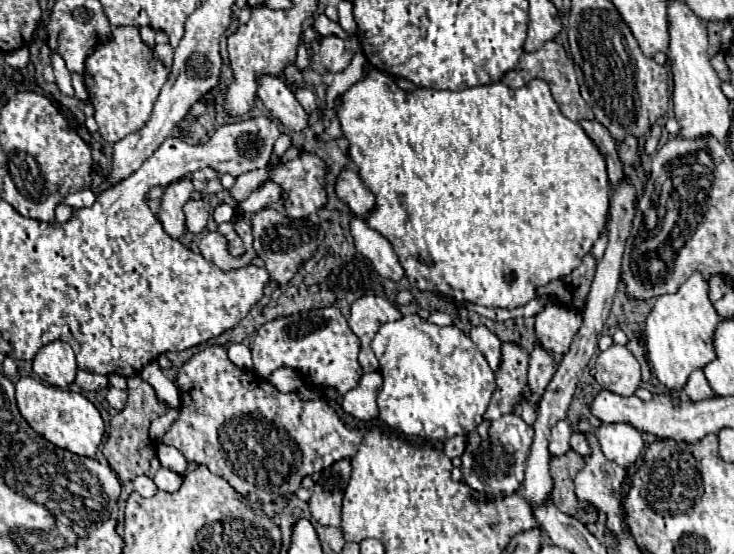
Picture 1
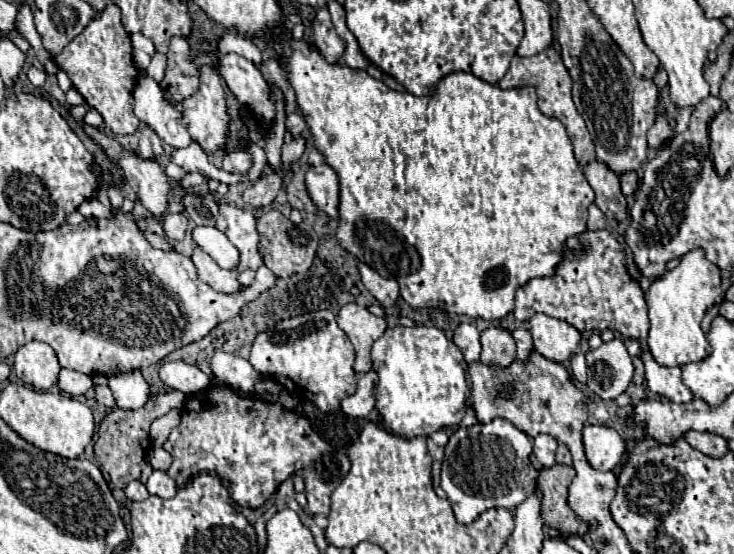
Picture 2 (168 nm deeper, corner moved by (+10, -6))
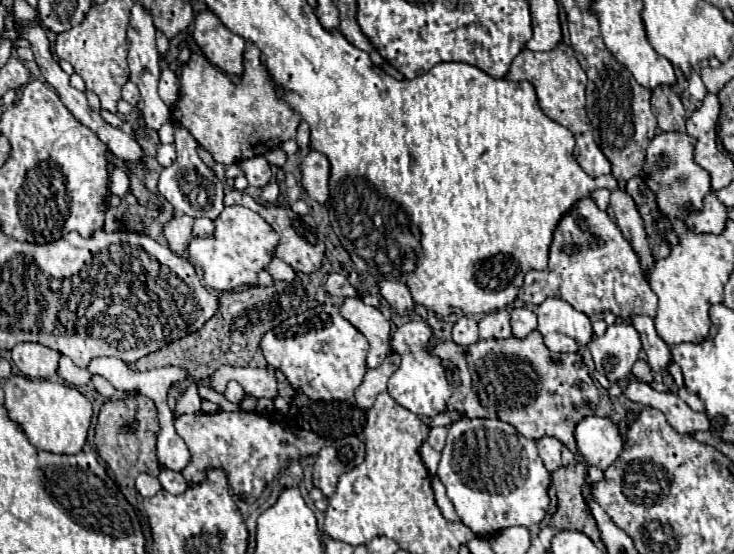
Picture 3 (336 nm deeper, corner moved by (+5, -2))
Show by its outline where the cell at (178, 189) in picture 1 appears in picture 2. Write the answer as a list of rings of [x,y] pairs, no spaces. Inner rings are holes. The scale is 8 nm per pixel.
[[[74,105],[74,107],[68,107],[68,111],[70,111],[72,119],[74,119],[82,129],[84,129],[84,133],[86,133],[92,141],[96,141],[96,143],[104,149],[104,153],[106,153],[110,159],[114,159],[114,161],[120,165],[120,169],[124,171],[126,181],[128,181],[128,185],[134,189],[134,193],[136,193],[138,201],[140,201],[140,203],[142,203],[142,205],[144,205],[144,207],[146,207],[154,217],[162,217],[162,215],[164,215],[164,211],[166,211],[166,205],[168,205],[168,199],[170,199],[170,195],[172,195],[174,185],[181,185],[183,189],[186,189],[188,187],[194,187],[208,182],[208,178],[204,174],[194,172],[188,173],[180,180],[180,183],[172,183],[172,181],[166,177],[166,173],[160,169],[160,165],[158,165],[156,161],[142,159],[140,155],[136,155],[136,153],[132,153],[132,151],[124,149],[124,147],[122,147],[114,137],[106,135],[104,131],[100,131],[100,129],[96,129],[96,127],[92,127],[92,125],[86,125],[86,123],[84,123],[86,107],[82,107],[82,105]]]

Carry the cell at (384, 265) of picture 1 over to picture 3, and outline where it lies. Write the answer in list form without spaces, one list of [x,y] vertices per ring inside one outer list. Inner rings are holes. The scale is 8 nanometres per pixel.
[[[379,281],[379,291],[381,291],[383,299],[387,299],[387,303],[401,315],[407,313],[409,309],[413,309],[413,305],[415,305],[407,285],[401,281]]]

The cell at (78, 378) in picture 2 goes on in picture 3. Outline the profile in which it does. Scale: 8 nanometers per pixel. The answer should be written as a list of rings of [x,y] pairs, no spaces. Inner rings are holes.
[[[61,357],[61,361],[59,361],[59,377],[65,381],[65,383],[69,383],[69,385],[73,385],[73,387],[83,387],[83,385],[87,385],[89,381],[91,381],[91,373],[87,371],[87,369],[83,369],[83,367],[77,367],[69,357]]]

